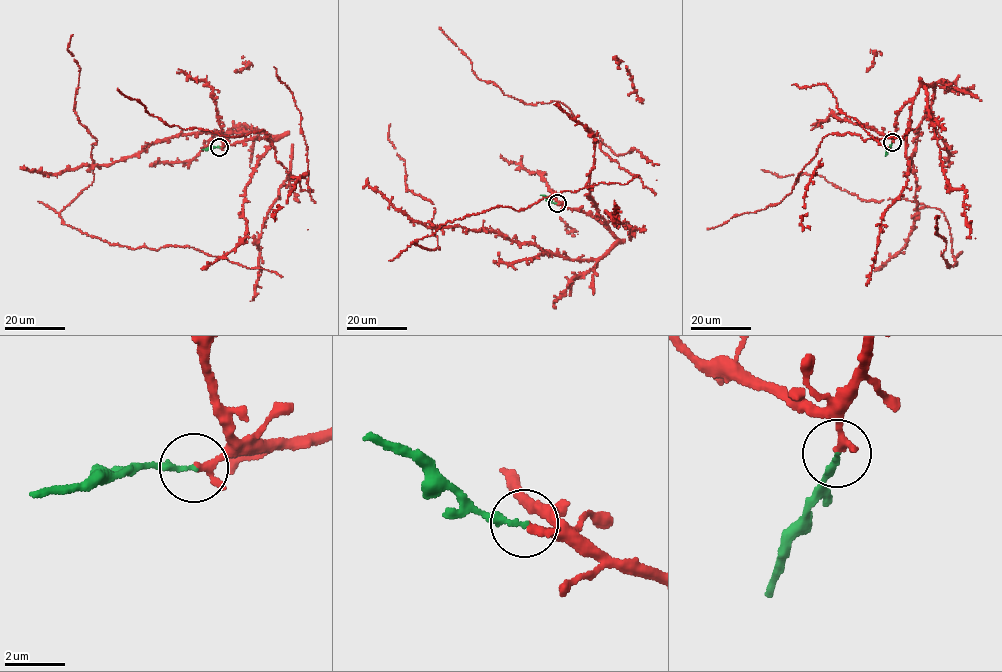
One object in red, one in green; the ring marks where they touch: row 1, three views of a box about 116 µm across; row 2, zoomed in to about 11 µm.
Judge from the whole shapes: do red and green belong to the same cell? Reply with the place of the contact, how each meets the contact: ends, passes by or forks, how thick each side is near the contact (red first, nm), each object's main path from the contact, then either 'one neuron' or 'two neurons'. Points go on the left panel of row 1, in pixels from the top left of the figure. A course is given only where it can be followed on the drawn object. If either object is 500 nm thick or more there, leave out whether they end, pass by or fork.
place (219, 147); red ends; green ends; calibres 280 and 190 nm; course red (220, 147), (279, 137), (153, 142), (94, 166), (60, 216), (112, 245), (186, 246), (282, 277); course green (219, 147), (203, 150); one neuron

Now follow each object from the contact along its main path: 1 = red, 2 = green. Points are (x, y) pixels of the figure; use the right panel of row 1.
1: (892, 142), (900, 109), (934, 85), (911, 160), (917, 208), (938, 208), (949, 225), (950, 266), (935, 218)
2: (892, 142), (885, 156)

